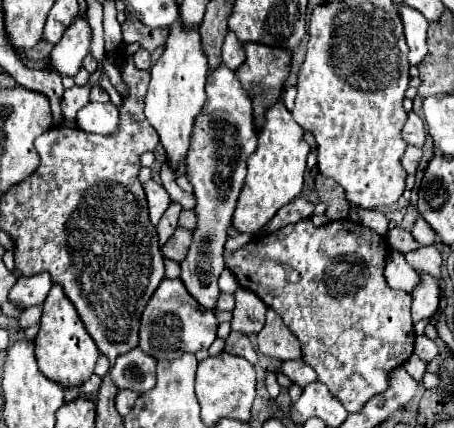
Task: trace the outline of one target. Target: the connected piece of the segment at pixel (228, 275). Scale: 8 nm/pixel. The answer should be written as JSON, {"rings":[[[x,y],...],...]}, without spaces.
{"rings":[[[225,267],[225,271],[223,271],[221,277],[219,277],[219,289],[221,289],[223,293],[233,293],[237,287],[239,287],[239,283],[237,283],[235,273],[233,273],[229,267]]]}

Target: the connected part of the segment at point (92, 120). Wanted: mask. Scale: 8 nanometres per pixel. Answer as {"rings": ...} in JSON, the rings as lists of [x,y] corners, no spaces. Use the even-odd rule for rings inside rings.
{"rings":[[[87,103],[77,113],[77,123],[87,133],[115,135],[119,131],[119,109],[109,103]]]}

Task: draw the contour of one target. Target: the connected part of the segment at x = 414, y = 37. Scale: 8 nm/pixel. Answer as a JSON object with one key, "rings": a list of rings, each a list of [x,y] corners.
{"rings":[[[405,3],[399,7],[399,15],[401,15],[401,21],[403,21],[407,45],[409,45],[409,63],[417,65],[427,53],[427,45],[425,45],[427,19],[417,9],[413,9]]]}

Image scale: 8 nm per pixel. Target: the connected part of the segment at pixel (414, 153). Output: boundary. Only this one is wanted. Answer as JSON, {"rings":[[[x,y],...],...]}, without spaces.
{"rings":[[[407,145],[407,151],[405,151],[403,159],[401,159],[401,165],[403,165],[403,169],[407,173],[415,173],[419,159],[421,159],[421,149],[417,149],[413,145]]]}

